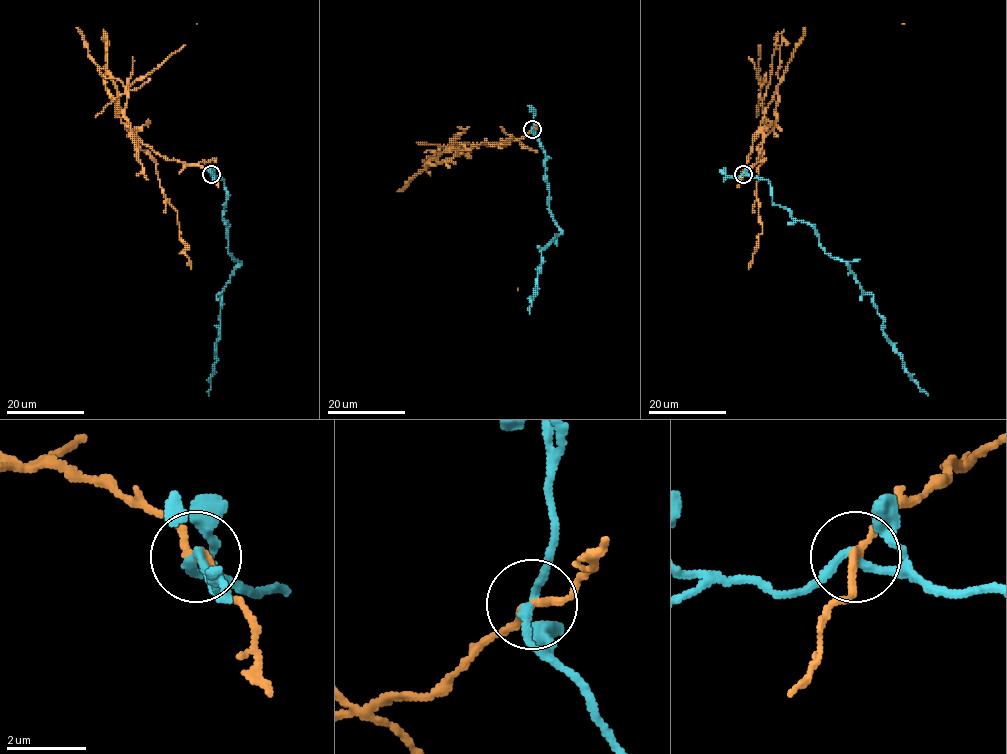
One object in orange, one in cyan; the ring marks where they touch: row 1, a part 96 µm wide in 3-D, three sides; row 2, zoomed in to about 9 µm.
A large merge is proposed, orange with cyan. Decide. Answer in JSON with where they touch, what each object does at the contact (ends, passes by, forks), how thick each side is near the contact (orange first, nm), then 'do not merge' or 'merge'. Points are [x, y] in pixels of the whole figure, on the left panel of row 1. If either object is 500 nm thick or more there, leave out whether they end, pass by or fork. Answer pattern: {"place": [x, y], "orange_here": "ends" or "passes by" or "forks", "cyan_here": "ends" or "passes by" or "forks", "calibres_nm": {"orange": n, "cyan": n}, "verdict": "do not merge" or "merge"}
{"place": [211, 174], "orange_here": "passes by", "cyan_here": "passes by", "calibres_nm": {"orange": 180, "cyan": 200}, "verdict": "do not merge"}

